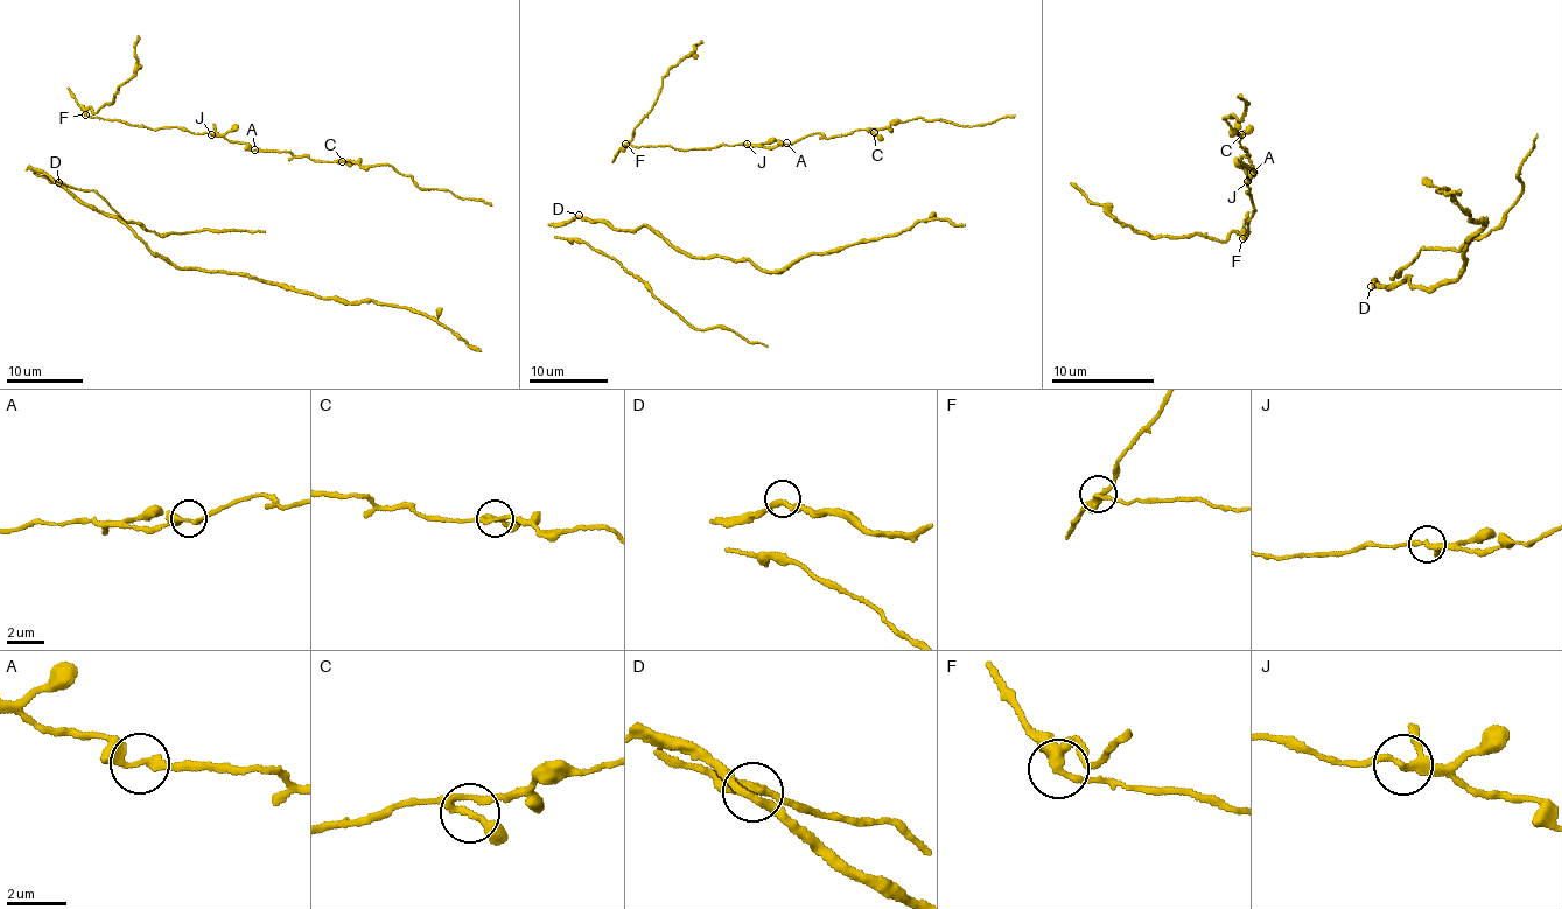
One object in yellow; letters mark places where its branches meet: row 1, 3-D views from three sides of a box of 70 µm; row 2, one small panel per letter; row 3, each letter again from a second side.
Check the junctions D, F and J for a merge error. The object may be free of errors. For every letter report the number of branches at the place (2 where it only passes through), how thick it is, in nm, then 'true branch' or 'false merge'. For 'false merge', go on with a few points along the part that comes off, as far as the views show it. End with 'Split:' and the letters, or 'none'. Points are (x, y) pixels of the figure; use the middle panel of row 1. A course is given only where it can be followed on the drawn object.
D: branches 2; calibre 260 nm; true branch
F: branches 3; calibre 280 nm; true branch
J: branches 3; calibre 240 nm; true branch
Split: none

